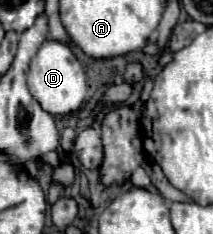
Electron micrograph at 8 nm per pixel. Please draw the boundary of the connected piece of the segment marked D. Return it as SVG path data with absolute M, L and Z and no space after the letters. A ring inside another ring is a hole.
M48 39L38 49L34 59L30 61L28 89L30 89L32 97L42 105L44 111L48 111L50 115L66 115L66 113L80 109L80 105L84 103L84 97L86 97L88 85L86 85L84 69L80 65L80 61L76 59L76 55L66 45L54 41L54 39Z

